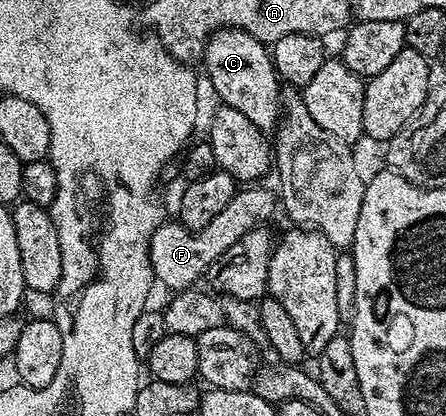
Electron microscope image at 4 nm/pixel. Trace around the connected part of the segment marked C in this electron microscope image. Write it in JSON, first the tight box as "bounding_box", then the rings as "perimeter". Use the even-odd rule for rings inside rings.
{"bounding_box":[204,28,282,132],"perimeter":[[[223,28],[210,35],[206,41],[204,63],[210,86],[218,93],[218,102],[236,108],[243,116],[248,116],[252,124],[263,132],[277,127],[282,112],[282,92],[280,79],[274,70],[274,60],[267,43],[256,40],[243,30]]]}

